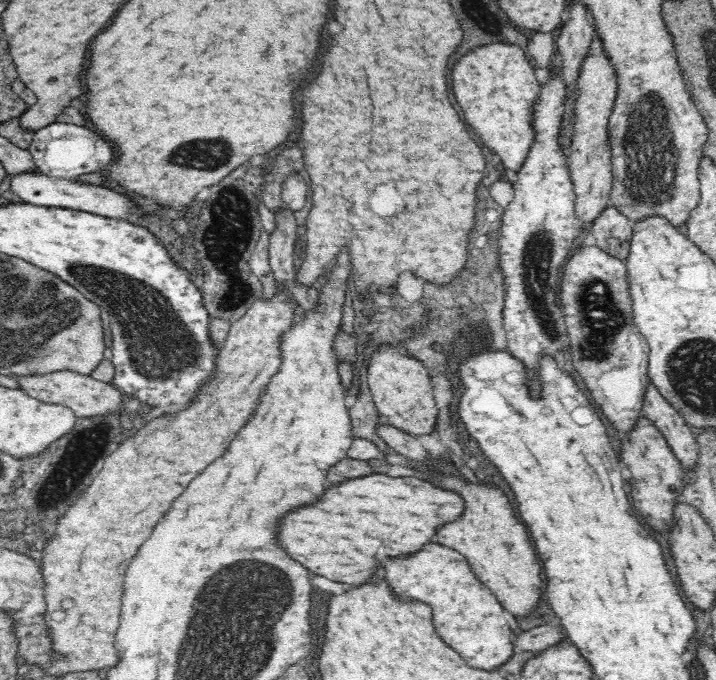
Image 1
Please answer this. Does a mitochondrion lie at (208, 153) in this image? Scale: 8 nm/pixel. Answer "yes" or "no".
yes

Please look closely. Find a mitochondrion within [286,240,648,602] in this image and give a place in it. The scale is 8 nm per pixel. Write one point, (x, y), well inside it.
(609, 318)

